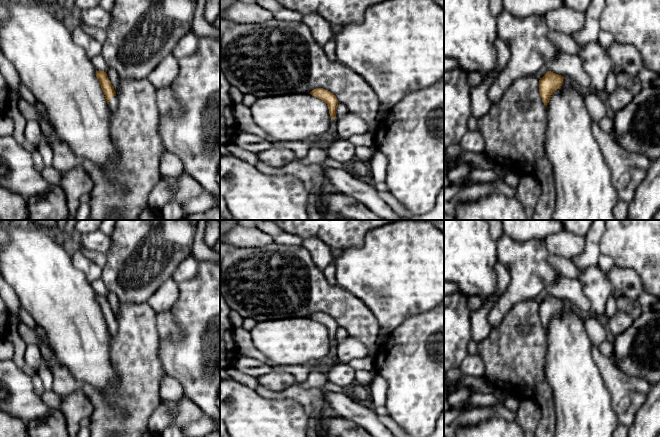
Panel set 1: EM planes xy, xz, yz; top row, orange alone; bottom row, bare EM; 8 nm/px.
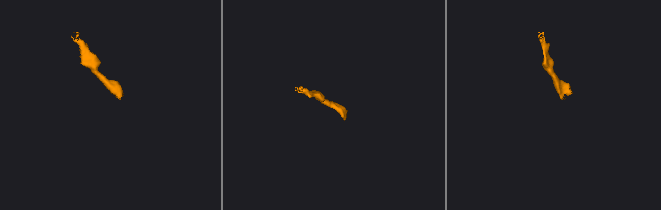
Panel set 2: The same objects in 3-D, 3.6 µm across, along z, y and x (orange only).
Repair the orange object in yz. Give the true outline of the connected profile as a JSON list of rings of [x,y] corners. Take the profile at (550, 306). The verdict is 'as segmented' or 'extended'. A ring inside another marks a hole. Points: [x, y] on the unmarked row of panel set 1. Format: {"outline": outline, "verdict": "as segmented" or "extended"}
{"outline": [[[548,295],[539,304],[539,317],[545,330],[548,329],[551,319],[560,313],[563,308],[564,301]]], "verdict": "as segmented"}

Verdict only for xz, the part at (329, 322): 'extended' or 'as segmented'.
as segmented

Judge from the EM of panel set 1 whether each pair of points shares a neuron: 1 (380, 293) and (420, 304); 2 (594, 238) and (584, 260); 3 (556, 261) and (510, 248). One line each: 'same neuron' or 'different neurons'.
1: same neuron
2: same neuron
3: different neurons

